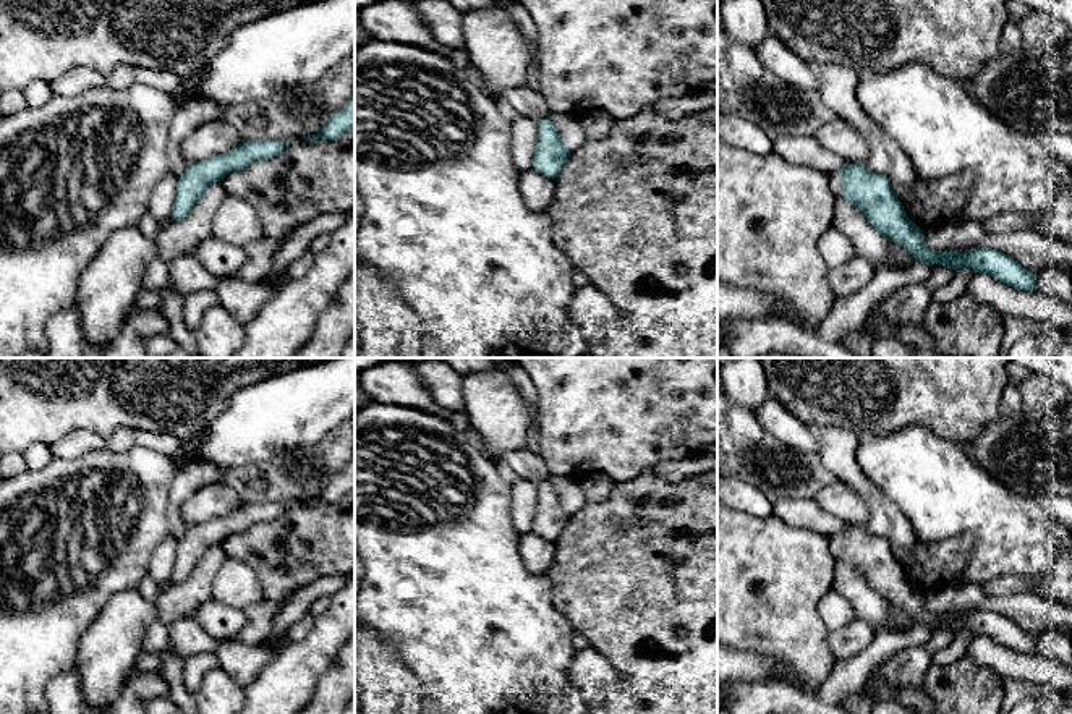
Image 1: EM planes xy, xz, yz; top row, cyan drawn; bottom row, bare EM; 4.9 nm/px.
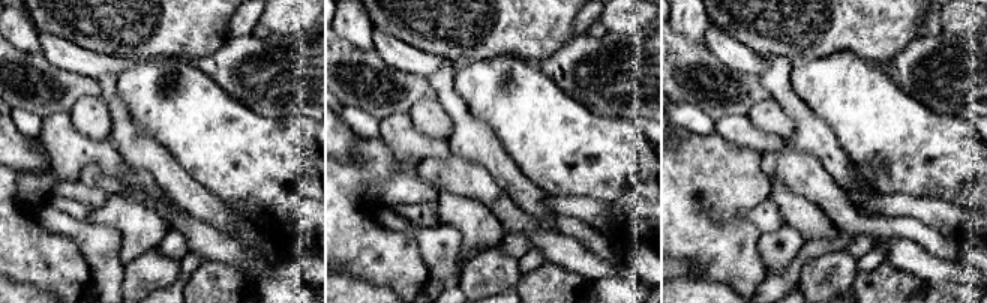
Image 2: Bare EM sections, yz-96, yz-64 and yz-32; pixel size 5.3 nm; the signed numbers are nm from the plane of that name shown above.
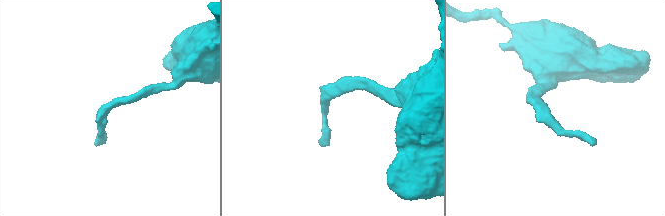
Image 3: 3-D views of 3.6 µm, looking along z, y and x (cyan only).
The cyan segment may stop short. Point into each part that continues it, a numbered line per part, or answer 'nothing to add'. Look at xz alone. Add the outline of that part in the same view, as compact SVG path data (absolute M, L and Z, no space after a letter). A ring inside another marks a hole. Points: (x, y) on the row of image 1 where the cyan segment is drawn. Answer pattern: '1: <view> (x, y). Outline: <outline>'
1: xz (522, 101). Outline: M528 86L508 89L502 94L491 94L487 89L484 91L510 113L528 115L534 120L542 120L552 115L542 96Z

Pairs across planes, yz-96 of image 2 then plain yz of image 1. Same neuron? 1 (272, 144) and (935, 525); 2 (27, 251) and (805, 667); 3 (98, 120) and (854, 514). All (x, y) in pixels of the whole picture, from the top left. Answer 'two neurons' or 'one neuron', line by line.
1: one neuron
2: one neuron
3: one neuron

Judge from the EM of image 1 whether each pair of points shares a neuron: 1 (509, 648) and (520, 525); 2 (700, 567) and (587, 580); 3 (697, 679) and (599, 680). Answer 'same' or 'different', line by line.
1: different
2: same
3: same

